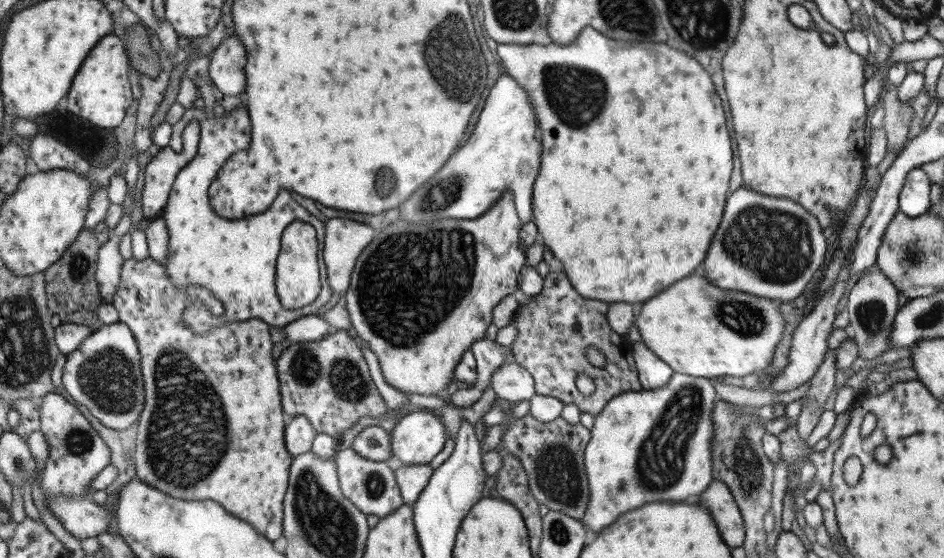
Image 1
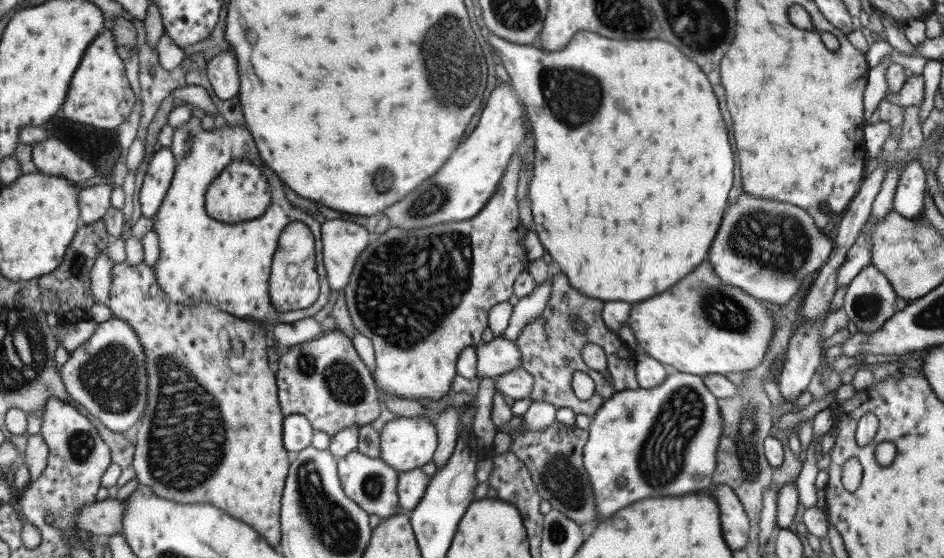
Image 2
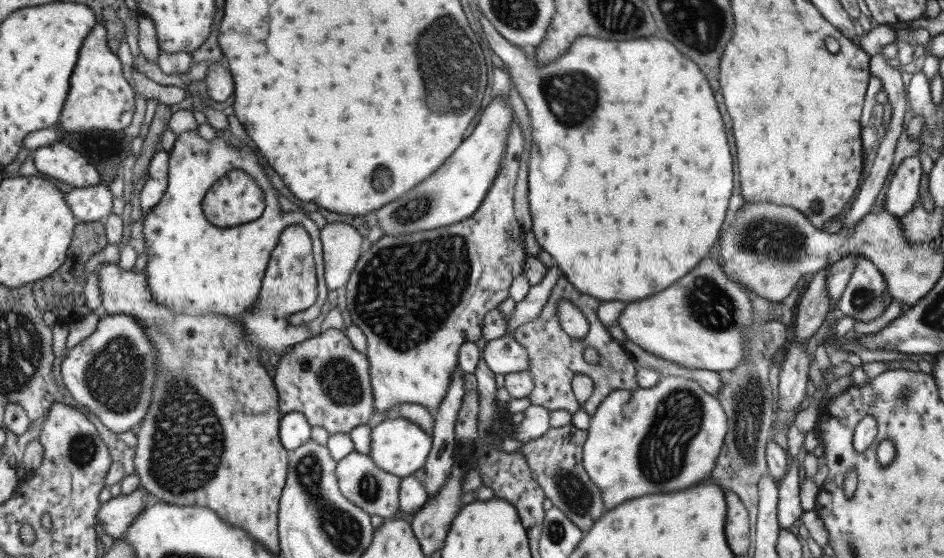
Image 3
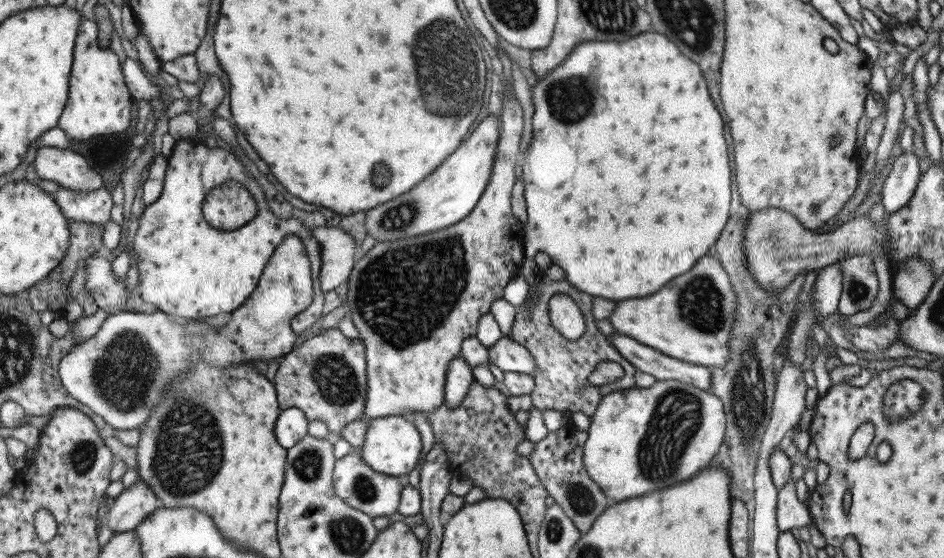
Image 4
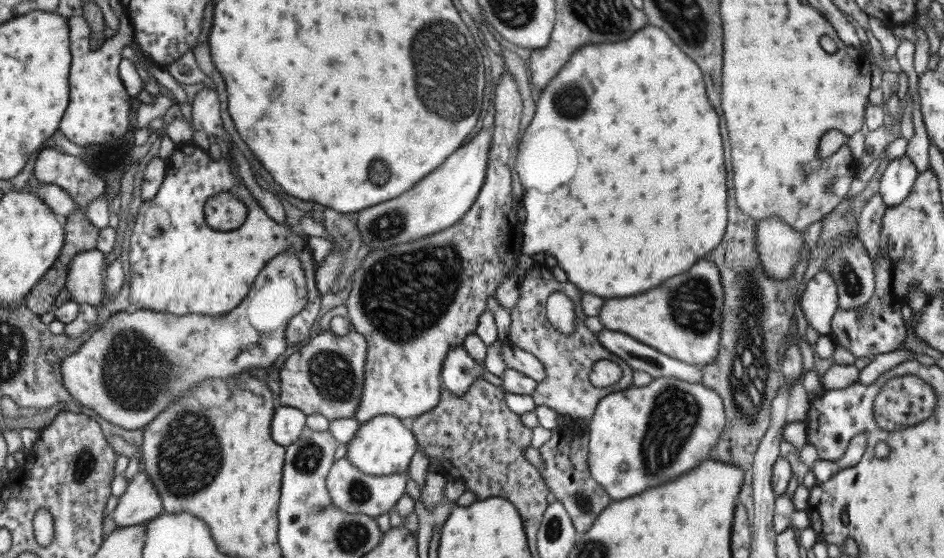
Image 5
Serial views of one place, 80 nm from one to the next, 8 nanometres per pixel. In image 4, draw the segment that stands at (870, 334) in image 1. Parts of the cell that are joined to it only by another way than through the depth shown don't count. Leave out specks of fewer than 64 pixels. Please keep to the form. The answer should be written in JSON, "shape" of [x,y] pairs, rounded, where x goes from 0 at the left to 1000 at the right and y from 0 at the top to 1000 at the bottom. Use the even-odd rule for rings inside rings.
{"shape":[[[918,453],[895,457],[887,470],[891,486],[891,523],[888,557],[895,566],[918,556],[929,530],[929,496],[925,468]]]}

